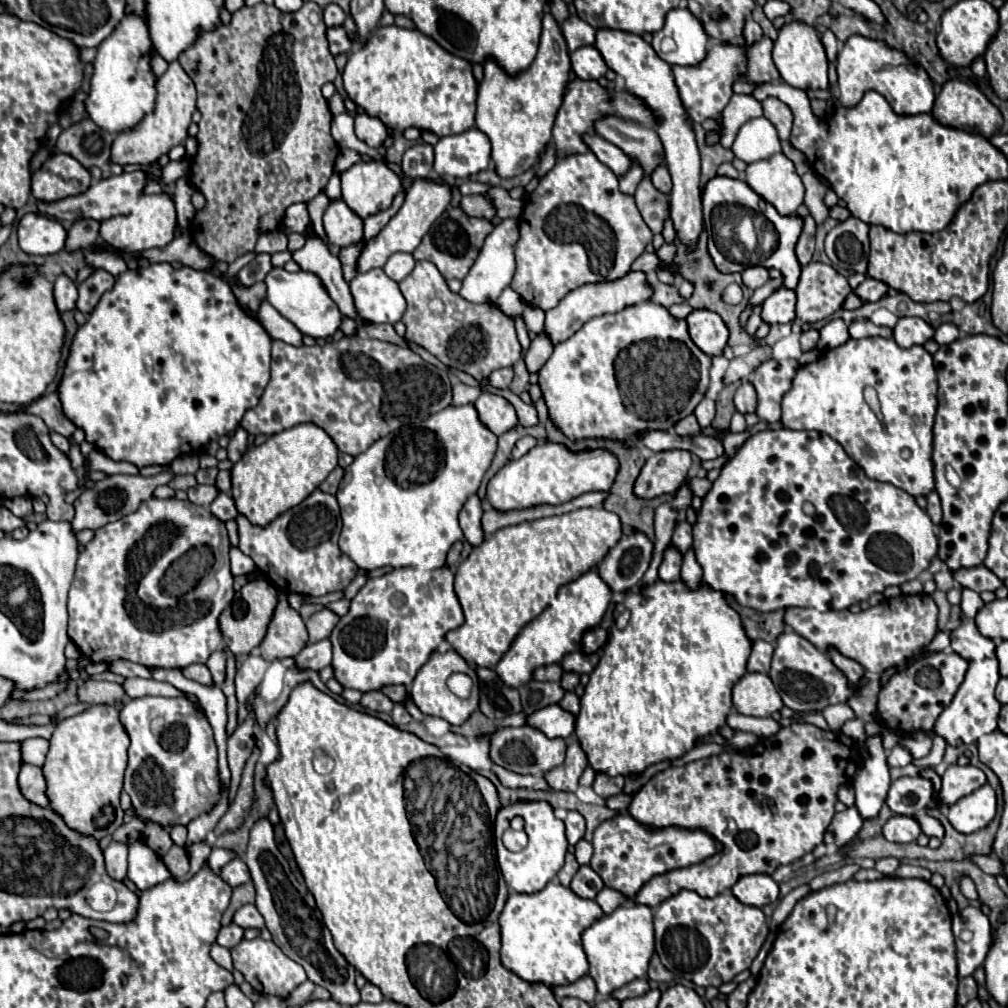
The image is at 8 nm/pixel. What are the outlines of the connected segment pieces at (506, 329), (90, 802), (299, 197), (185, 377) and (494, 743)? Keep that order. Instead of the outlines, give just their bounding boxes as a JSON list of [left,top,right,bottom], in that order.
[[399,261,521,381],[41,705,129,839],[177,1,339,263],[59,263,271,467],[489,725,565,775]]

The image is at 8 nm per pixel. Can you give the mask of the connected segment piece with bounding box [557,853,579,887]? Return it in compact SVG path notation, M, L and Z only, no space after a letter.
M567 853L567 857L565 857L565 865L563 865L563 867L561 867L561 871L557 873L557 877L559 877L559 883L567 887L567 885L571 883L573 875L577 873L577 869L579 869L579 863L577 863L575 855L573 855L573 853Z

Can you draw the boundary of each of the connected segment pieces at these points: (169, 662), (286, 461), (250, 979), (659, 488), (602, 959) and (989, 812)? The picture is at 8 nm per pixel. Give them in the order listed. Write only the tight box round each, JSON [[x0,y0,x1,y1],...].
[[69,499,233,669],[231,423,337,527],[231,937,307,999],[633,449,691,499],[583,903,655,997],[947,783,997,833]]

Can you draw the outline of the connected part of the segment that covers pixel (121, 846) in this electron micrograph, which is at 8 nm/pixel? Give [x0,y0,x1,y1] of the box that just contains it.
[103,841,129,881]

